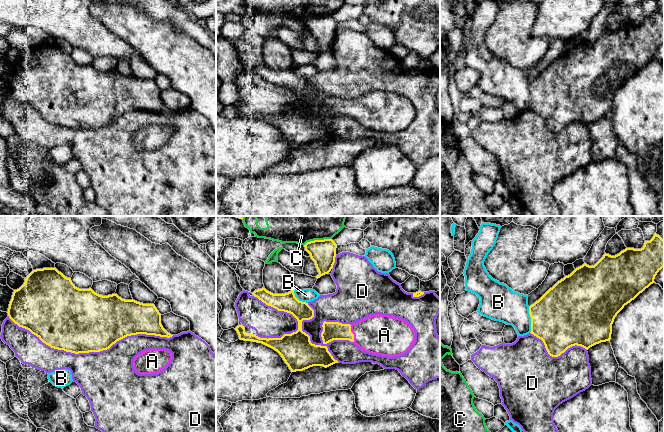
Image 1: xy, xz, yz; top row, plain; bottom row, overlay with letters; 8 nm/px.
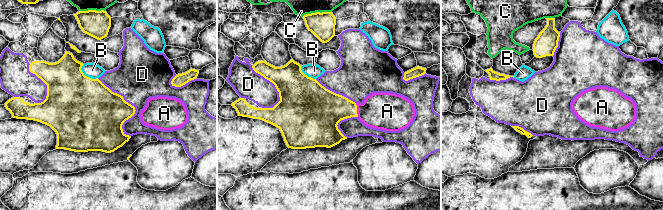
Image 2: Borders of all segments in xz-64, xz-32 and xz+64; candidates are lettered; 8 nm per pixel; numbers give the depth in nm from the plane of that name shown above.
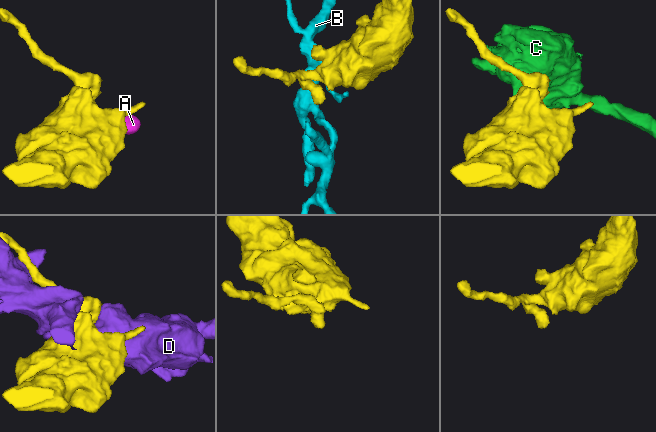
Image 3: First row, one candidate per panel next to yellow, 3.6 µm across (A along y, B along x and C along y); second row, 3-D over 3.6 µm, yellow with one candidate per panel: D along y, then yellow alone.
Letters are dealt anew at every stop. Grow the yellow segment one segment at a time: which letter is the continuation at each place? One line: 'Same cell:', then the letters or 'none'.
Same cell: A

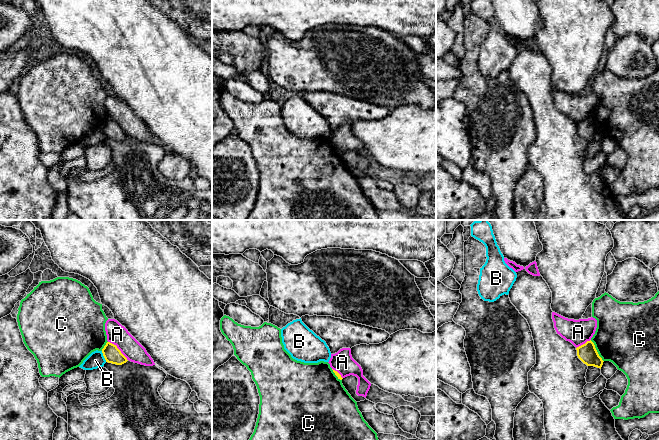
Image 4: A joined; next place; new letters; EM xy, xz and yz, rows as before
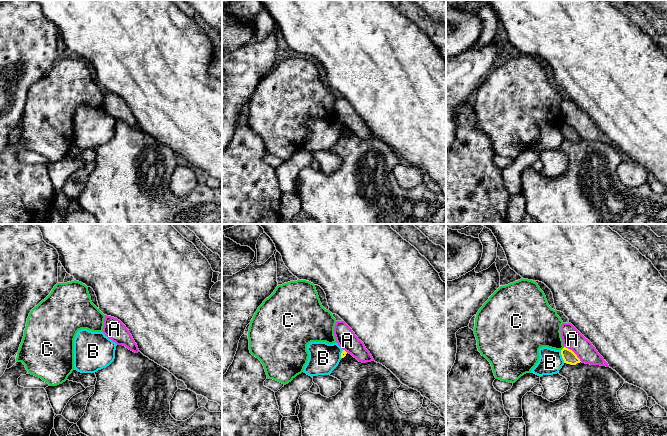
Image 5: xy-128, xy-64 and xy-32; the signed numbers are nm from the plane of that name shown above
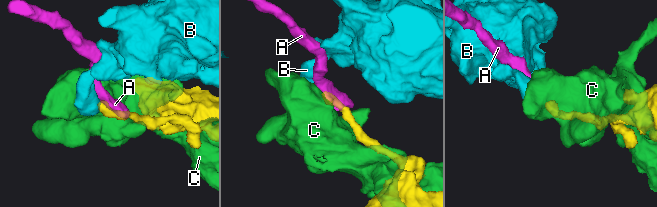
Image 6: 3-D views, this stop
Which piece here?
Same cell: none

